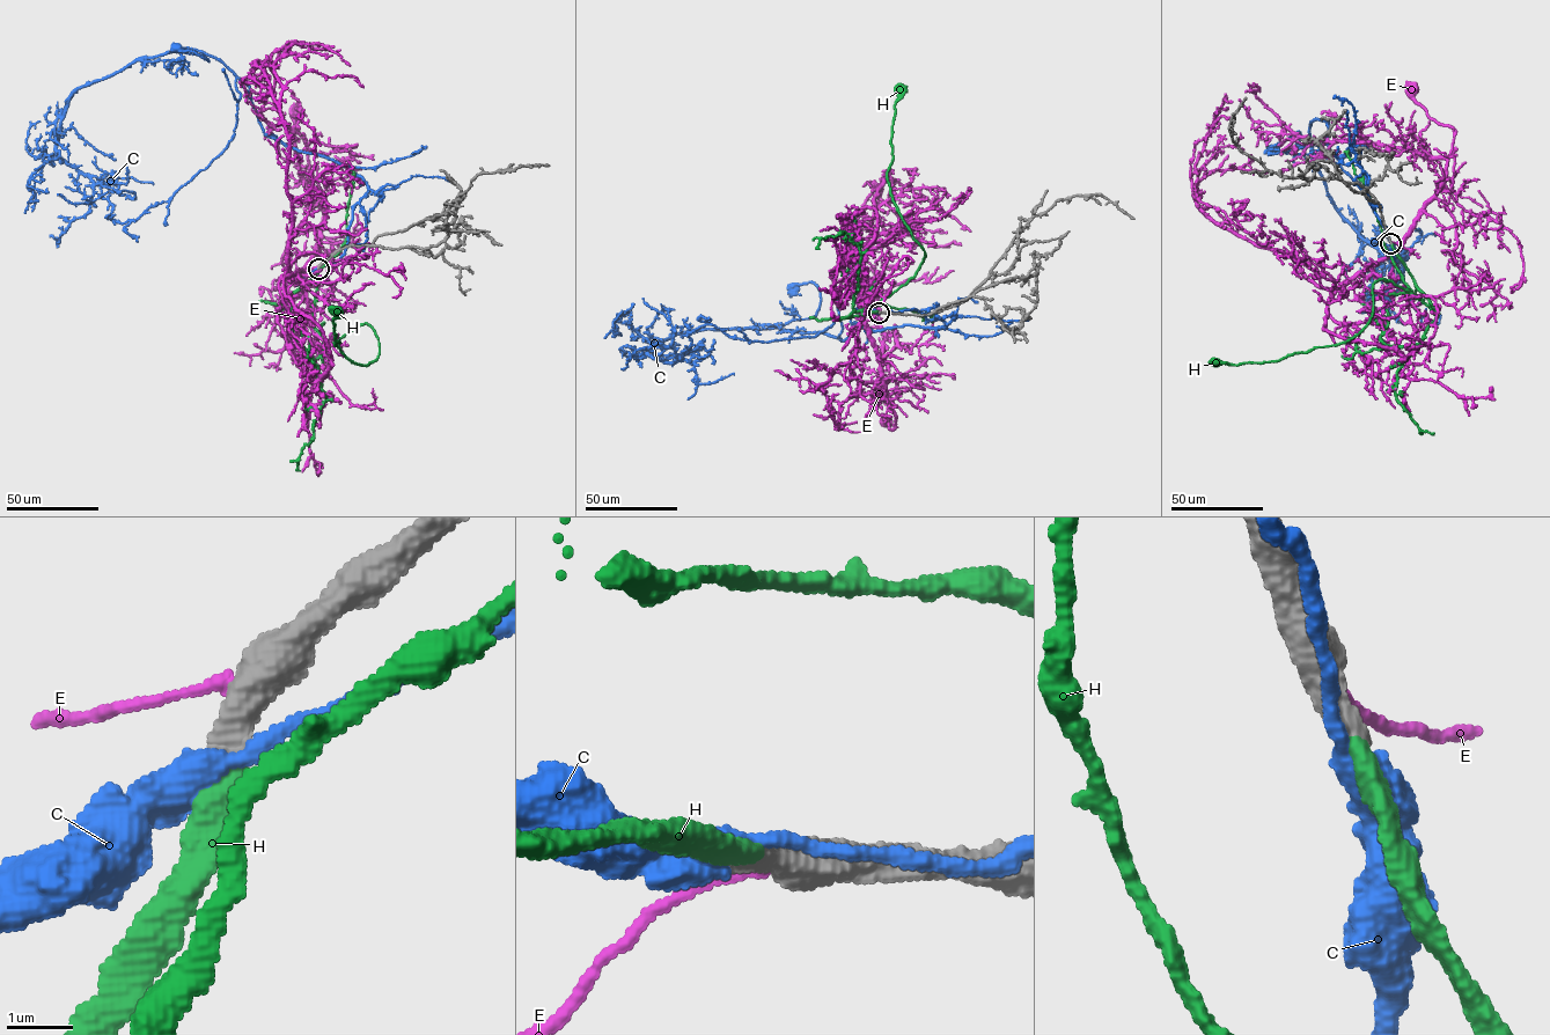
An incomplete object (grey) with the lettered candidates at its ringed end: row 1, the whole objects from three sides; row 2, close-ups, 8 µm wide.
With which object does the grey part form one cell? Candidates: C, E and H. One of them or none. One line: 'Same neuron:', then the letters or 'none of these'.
Same neuron: H

